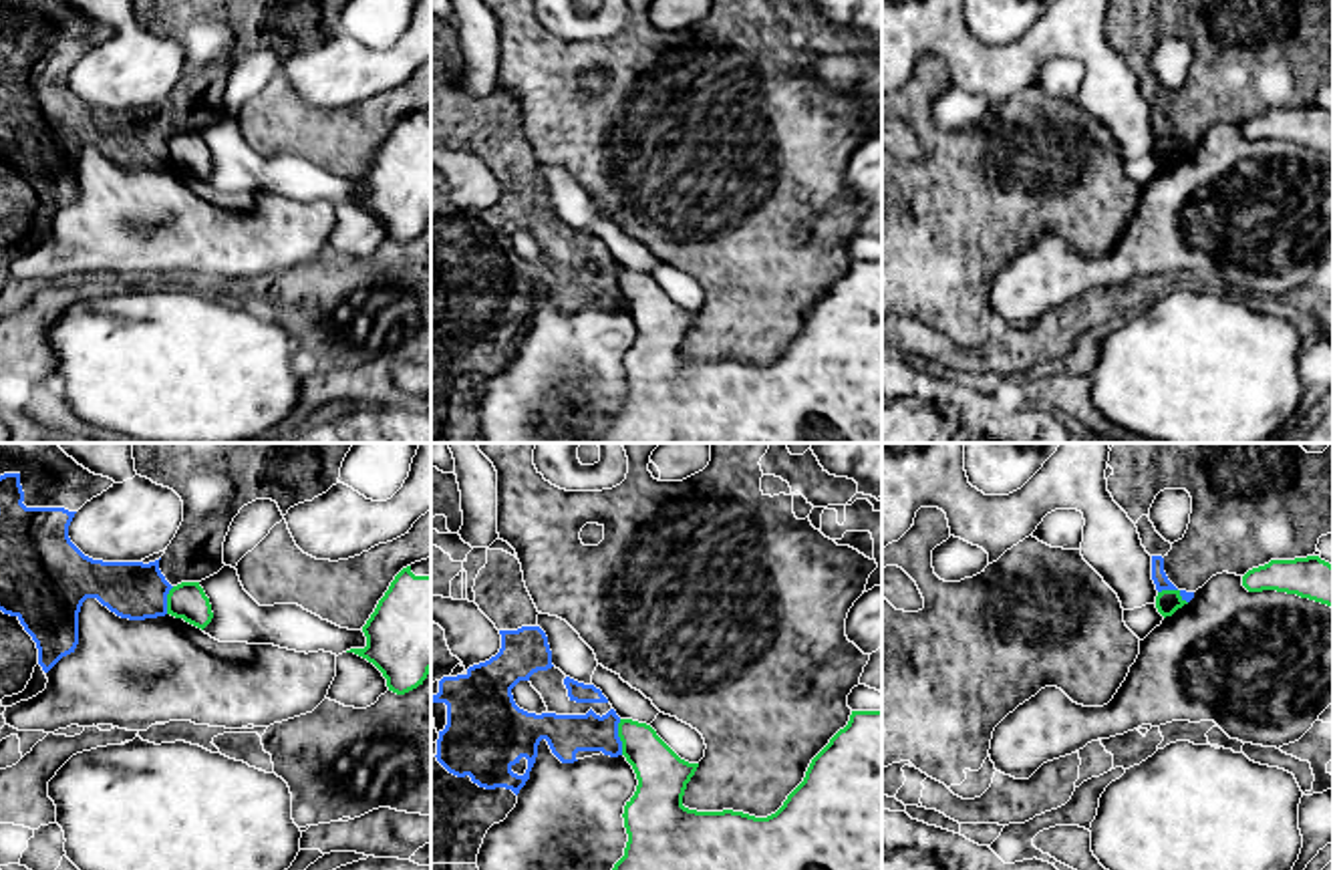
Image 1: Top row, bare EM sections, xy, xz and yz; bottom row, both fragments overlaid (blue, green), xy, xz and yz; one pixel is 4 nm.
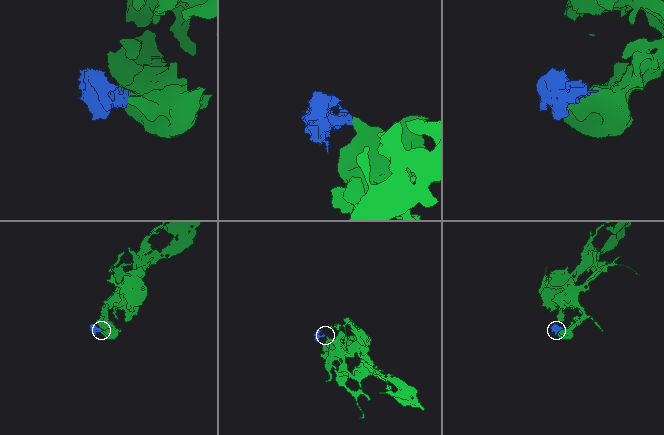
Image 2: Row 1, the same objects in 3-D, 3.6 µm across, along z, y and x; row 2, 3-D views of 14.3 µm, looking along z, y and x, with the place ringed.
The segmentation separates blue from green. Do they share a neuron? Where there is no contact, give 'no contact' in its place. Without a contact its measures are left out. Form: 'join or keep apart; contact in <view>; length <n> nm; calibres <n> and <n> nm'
keep apart; contact in xz; length 140 nm; calibres 160 and 200 nm

